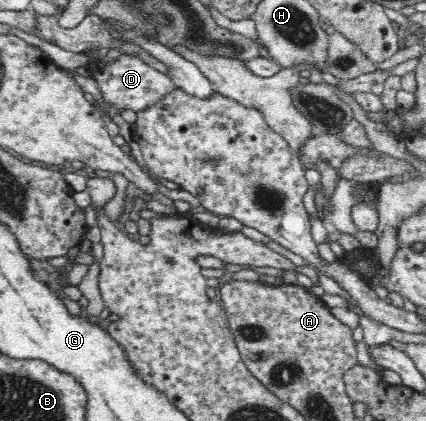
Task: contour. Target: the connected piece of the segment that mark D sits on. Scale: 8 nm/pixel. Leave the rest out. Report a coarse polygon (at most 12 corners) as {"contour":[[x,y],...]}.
{"contour":[[145,59],[86,65],[106,104],[137,113],[176,88]]}

